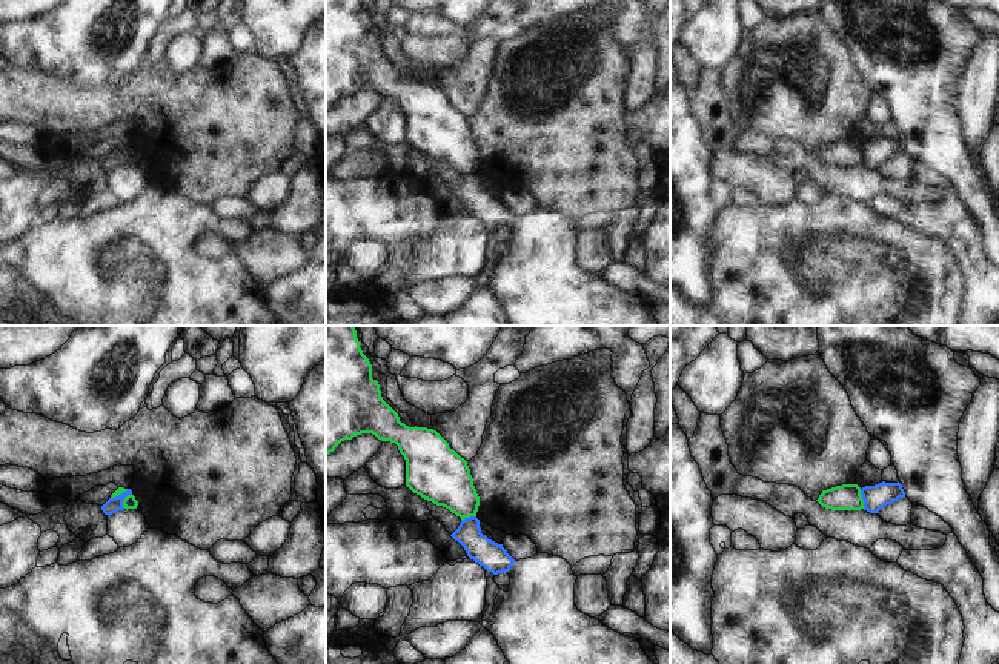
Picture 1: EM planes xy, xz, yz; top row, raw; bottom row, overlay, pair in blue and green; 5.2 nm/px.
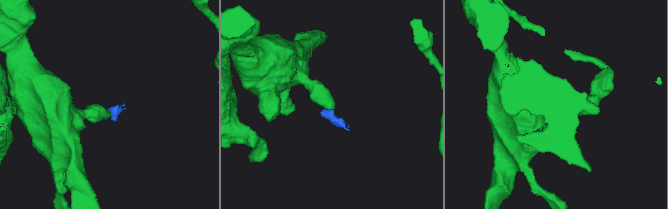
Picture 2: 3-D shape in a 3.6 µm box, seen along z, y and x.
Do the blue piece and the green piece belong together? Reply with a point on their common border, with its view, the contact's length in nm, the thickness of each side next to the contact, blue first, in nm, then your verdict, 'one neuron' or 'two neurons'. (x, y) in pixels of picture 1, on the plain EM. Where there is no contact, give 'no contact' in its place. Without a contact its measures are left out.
yz (862, 154) | 110 nm | 130/140 nm | two neurons

